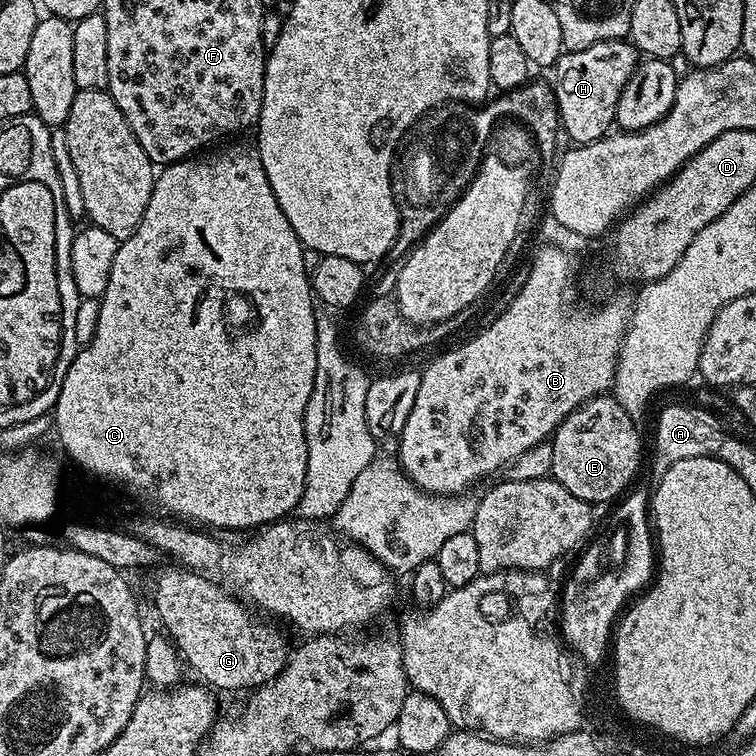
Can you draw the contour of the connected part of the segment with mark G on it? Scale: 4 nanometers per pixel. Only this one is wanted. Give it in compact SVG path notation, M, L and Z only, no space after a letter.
M183 566L168 567L172 568L159 569L152 600L161 622L168 627L167 639L175 644L183 663L187 667L189 664L205 685L216 690L225 688L228 692L239 688L251 690L270 682L284 669L290 643L275 628L275 623L264 625L249 605L229 594L216 581Z

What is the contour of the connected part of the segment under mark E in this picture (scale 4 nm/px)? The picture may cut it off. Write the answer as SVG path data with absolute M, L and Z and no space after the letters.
M605 394L587 400L560 423L550 437L554 462L551 479L557 480L574 498L599 506L612 500L640 468L640 432L637 421L622 410L615 395Z

